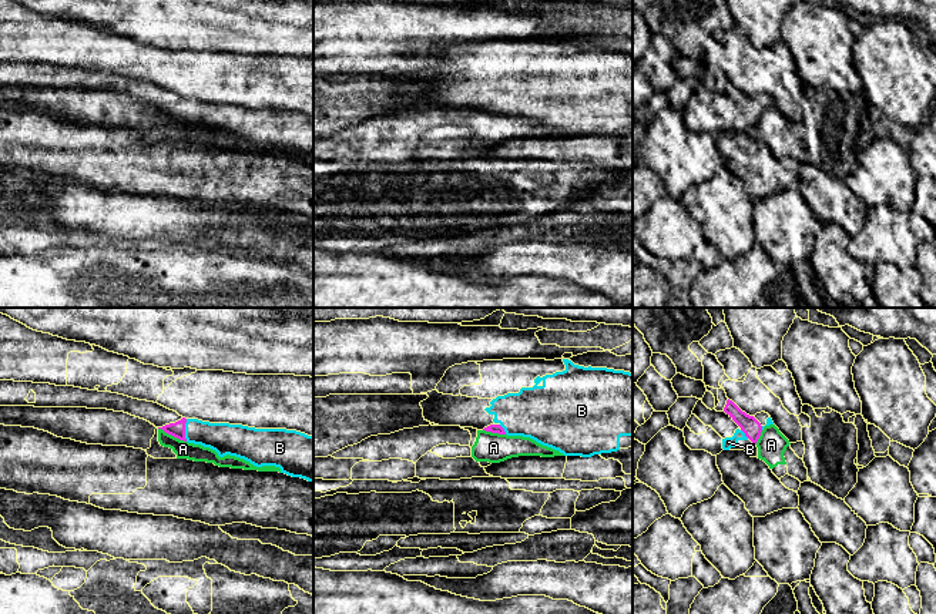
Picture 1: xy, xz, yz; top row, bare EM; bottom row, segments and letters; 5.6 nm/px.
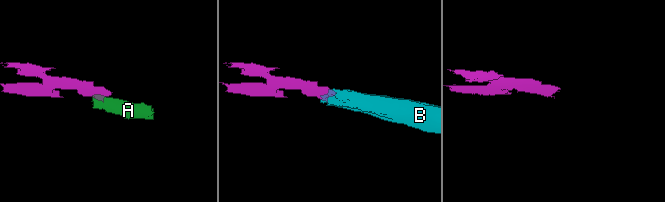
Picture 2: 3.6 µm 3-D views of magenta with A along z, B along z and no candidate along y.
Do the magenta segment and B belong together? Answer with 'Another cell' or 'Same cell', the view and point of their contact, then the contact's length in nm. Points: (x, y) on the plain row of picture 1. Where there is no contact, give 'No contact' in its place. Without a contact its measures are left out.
Another cell. Touches magenta at xy (184, 111). Shared border 130 nm

